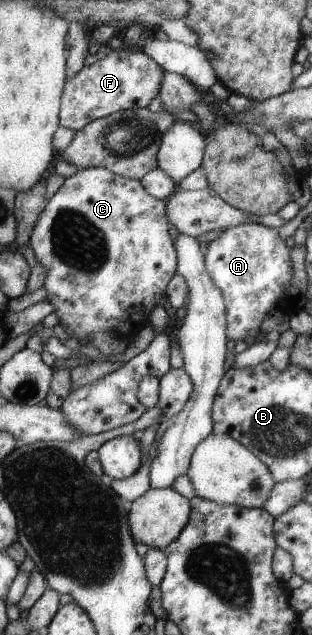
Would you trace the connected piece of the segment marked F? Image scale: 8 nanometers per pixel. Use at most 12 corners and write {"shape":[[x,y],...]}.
{"shape":[[143,51],[105,57],[65,81],[58,126],[78,131],[145,108],[164,70]]}

